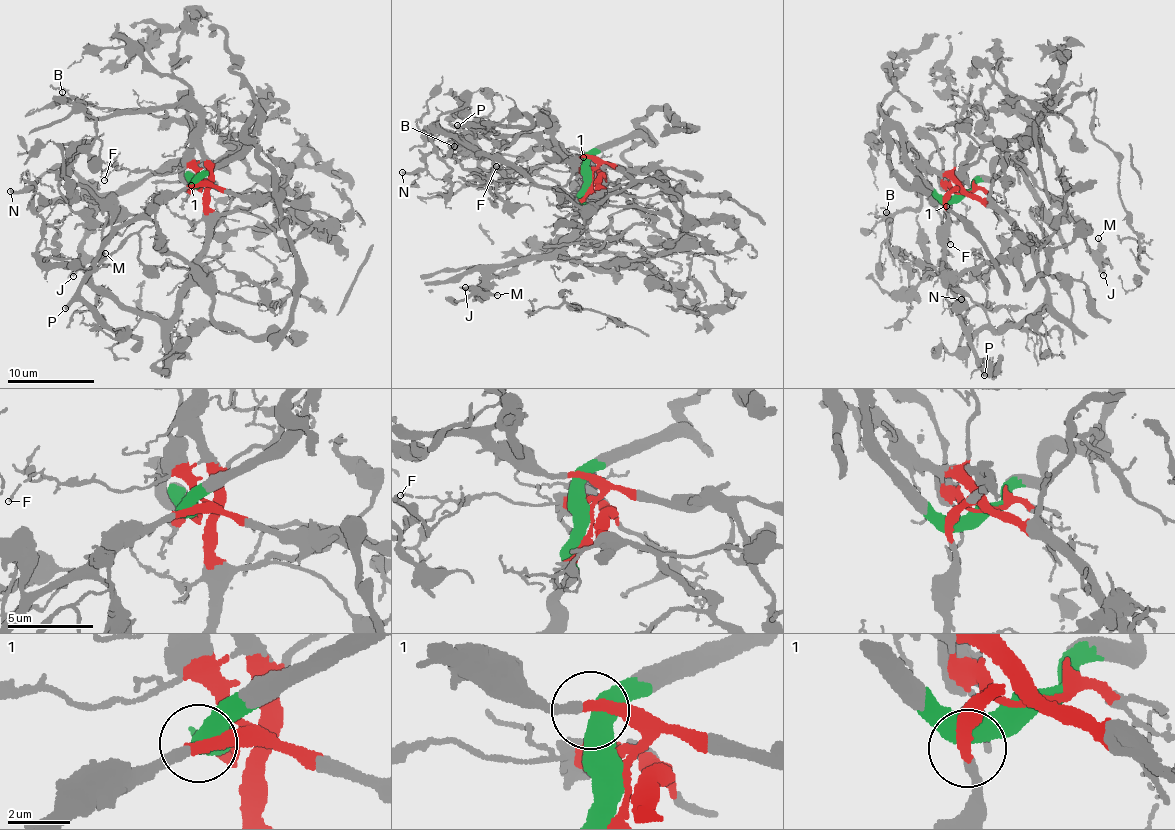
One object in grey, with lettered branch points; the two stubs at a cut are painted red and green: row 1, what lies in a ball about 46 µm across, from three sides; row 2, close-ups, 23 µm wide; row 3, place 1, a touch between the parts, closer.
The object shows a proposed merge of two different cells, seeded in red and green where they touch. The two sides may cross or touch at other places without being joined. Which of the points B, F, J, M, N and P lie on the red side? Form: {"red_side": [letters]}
{"red_side": ["B", "F", "N", "P"]}

